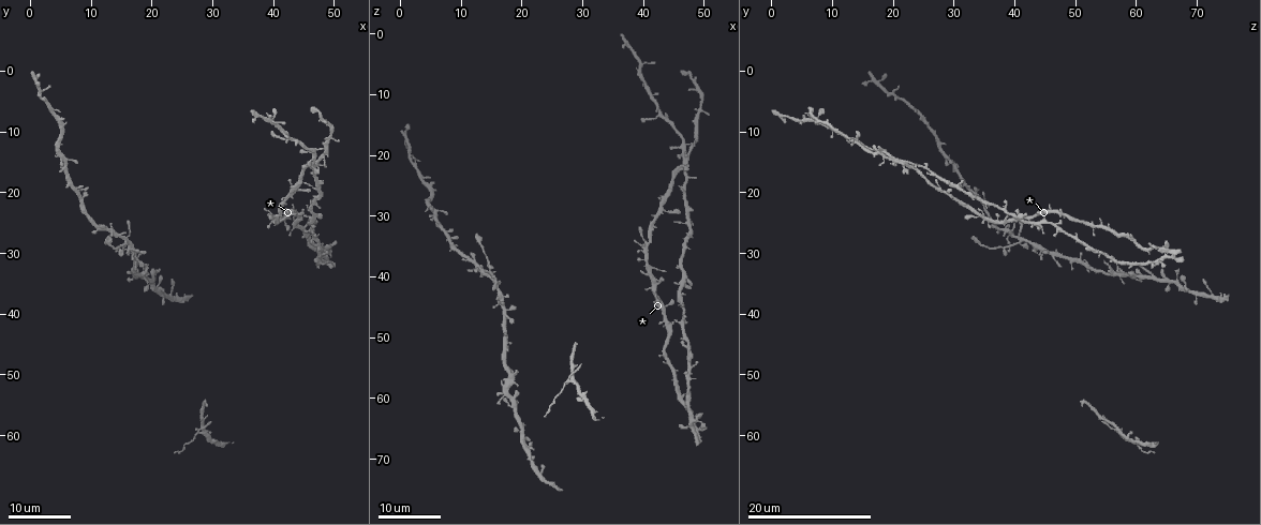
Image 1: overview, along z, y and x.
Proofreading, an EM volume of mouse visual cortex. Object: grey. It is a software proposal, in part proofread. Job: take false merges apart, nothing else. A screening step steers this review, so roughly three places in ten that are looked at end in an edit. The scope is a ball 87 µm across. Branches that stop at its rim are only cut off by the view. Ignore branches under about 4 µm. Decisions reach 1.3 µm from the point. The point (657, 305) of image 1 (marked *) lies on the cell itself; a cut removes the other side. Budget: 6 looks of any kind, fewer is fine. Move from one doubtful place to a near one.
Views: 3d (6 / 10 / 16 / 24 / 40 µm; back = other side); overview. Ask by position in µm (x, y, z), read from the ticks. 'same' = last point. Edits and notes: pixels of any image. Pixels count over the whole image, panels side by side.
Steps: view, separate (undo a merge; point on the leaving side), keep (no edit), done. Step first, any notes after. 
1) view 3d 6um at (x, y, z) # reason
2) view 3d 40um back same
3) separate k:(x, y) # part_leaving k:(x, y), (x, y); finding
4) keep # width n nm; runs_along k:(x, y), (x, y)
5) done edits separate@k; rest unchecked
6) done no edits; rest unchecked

view 3d 16um at (47.5, 31.5, 55.5)

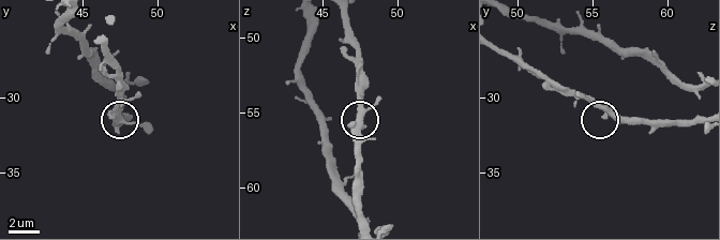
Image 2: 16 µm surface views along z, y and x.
view 3d 6um at (47.0, 31.4, 55.8) # closer look

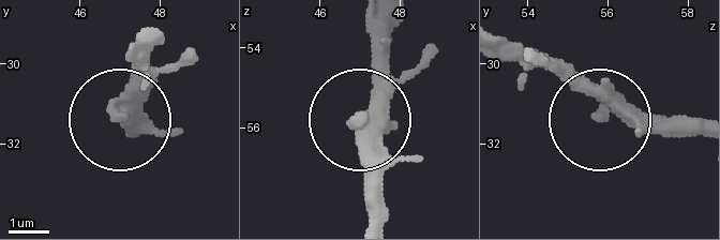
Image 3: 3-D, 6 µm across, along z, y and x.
keep # runs_along 3:(379, 222), (379, 161), (359, 123), (369, 100), (369, 20); all the same cell

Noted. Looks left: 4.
view 3d 24um at (28.0, 59.5, 57.5) # four or more arms meet

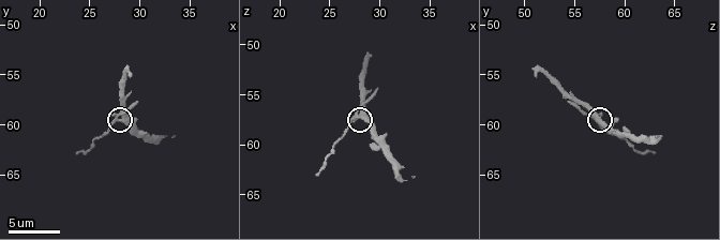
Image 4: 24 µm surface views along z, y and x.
view 3d 10um at (28.6, 59.6, 57.2) # zoom in

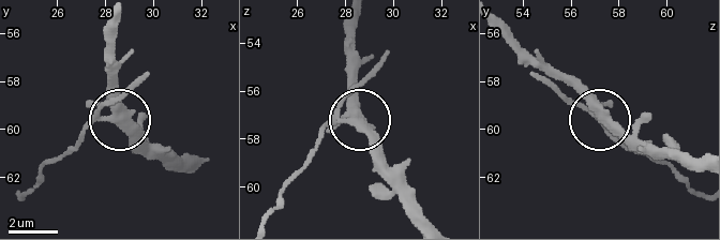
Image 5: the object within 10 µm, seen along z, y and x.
separate 5:(568, 104) # width 350 nm; part_leaving 5:(93, 117), (21, 194); two cells meet here

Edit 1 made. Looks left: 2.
done edits separate@5; rest unchecked

